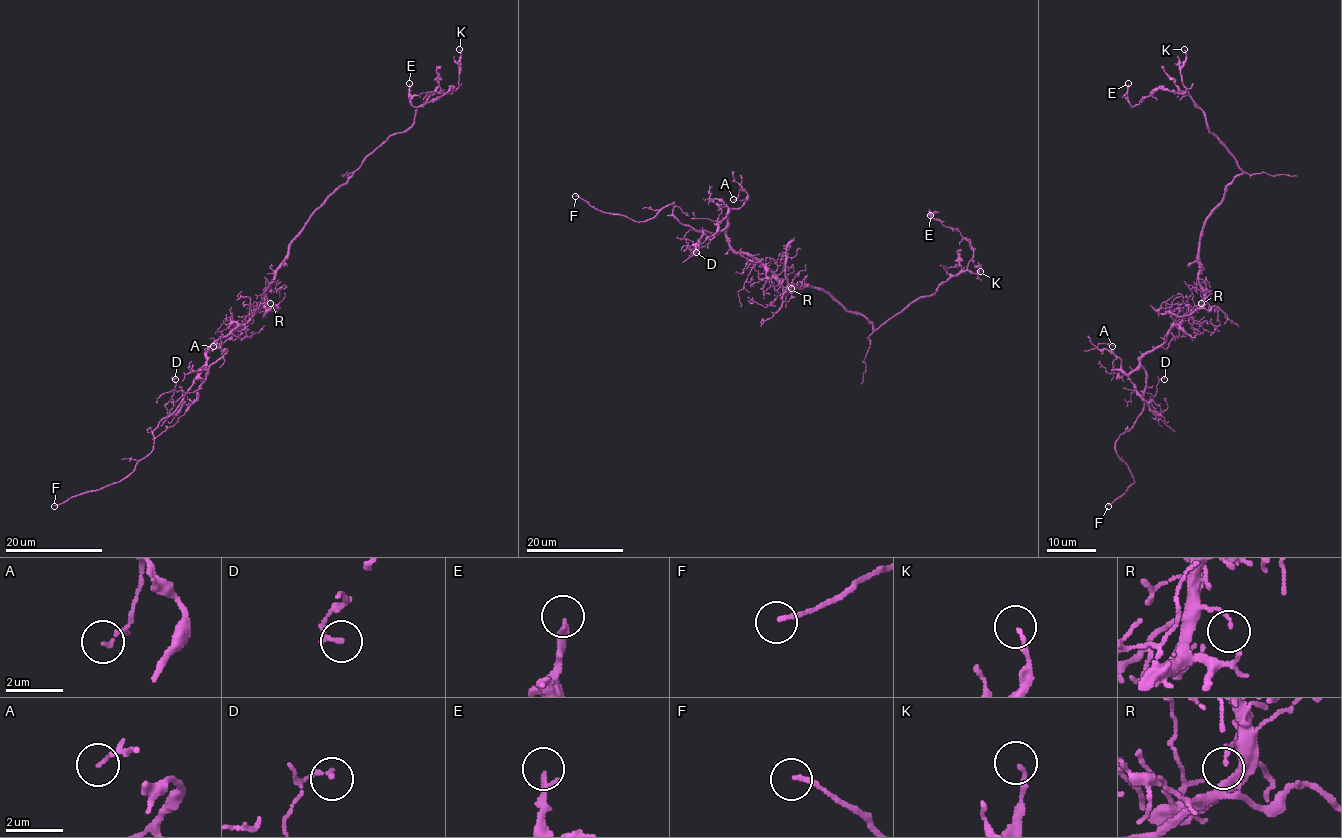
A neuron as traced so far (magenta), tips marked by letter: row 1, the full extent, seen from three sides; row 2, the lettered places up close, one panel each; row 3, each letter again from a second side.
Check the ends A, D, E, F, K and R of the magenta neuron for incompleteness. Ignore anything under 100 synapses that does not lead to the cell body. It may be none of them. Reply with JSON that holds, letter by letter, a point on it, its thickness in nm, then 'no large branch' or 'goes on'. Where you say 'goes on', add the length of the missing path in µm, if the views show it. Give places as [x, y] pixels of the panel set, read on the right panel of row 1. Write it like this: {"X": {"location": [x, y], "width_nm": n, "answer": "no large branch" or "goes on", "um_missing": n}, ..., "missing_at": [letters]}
{"A": {"location": [1112, 346], "width_nm": 110, "answer": "no large branch"}, "D": {"location": [1164, 379], "width_nm": 160, "answer": "no large branch"}, "E": {"location": [1128, 83], "width_nm": 170, "answer": "no large branch"}, "F": {"location": [1108, 506], "width_nm": 150, "answer": "goes on", "um_missing": 3}, "K": {"location": [1184, 49], "width_nm": 140, "answer": "no large branch"}, "R": {"location": [1201, 303], "width_nm": 100, "answer": "no large branch"}, "missing_at": ["F"]}

